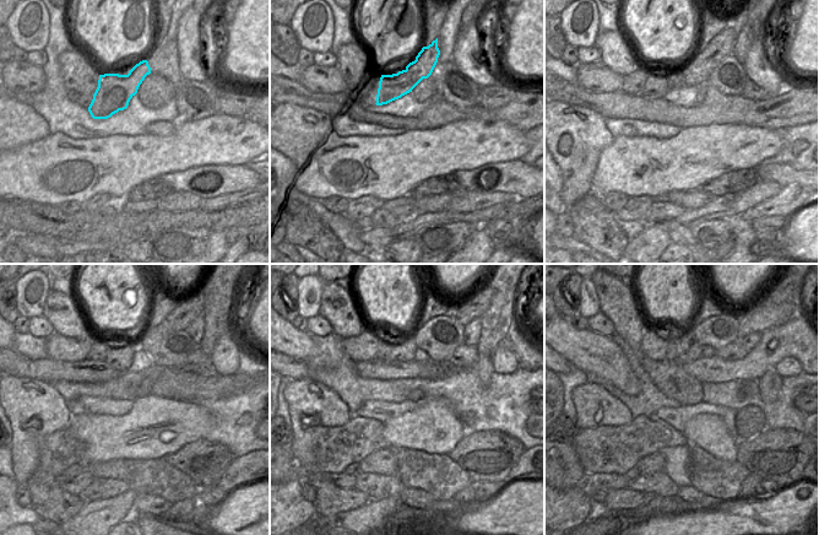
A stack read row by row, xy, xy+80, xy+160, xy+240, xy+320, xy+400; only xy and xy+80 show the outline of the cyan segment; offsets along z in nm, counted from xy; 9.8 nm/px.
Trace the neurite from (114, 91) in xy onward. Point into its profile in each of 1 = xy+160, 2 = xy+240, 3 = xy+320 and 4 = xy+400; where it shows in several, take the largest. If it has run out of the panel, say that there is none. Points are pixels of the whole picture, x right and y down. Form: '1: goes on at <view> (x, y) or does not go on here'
1: goes on at xy+160 (698, 70)
2: goes on at xy+240 (180, 318)
3: goes on at xy+320 (475, 306)
4: goes on at xy+400 (788, 293)

